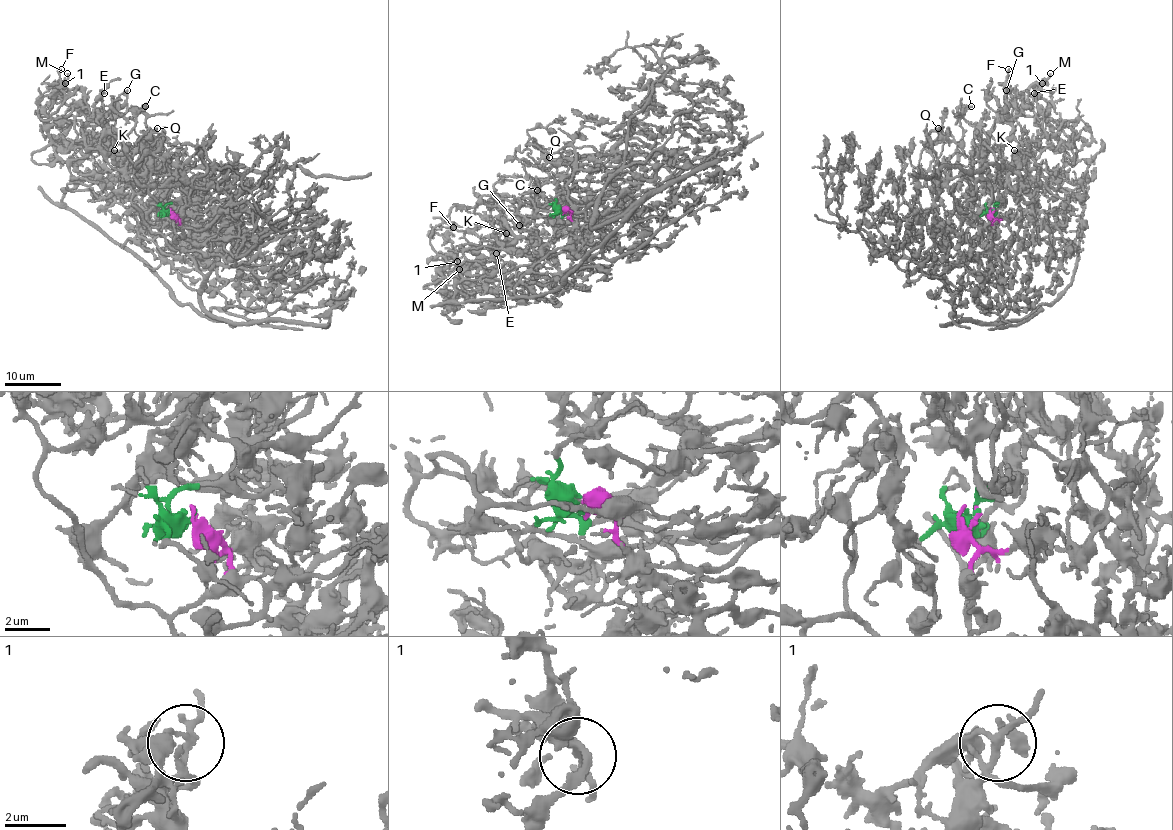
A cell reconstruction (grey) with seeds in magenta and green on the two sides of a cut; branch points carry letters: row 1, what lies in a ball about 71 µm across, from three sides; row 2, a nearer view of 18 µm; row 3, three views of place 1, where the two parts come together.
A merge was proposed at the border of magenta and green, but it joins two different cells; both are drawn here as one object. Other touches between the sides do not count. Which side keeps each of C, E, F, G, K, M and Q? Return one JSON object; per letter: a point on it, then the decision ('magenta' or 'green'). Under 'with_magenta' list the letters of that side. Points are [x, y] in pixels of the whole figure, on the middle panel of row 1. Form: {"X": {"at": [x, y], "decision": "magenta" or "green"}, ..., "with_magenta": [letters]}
{"C": {"at": [537, 190], "decision": "green"}, "E": {"at": [496, 253], "decision": "green"}, "F": {"at": [453, 227], "decision": "green"}, "G": {"at": [519, 225], "decision": "green"}, "K": {"at": [506, 233], "decision": "green"}, "M": {"at": [459, 269], "decision": "green"}, "Q": {"at": [549, 157], "decision": "magenta"}, "with_magenta": ["Q"]}

